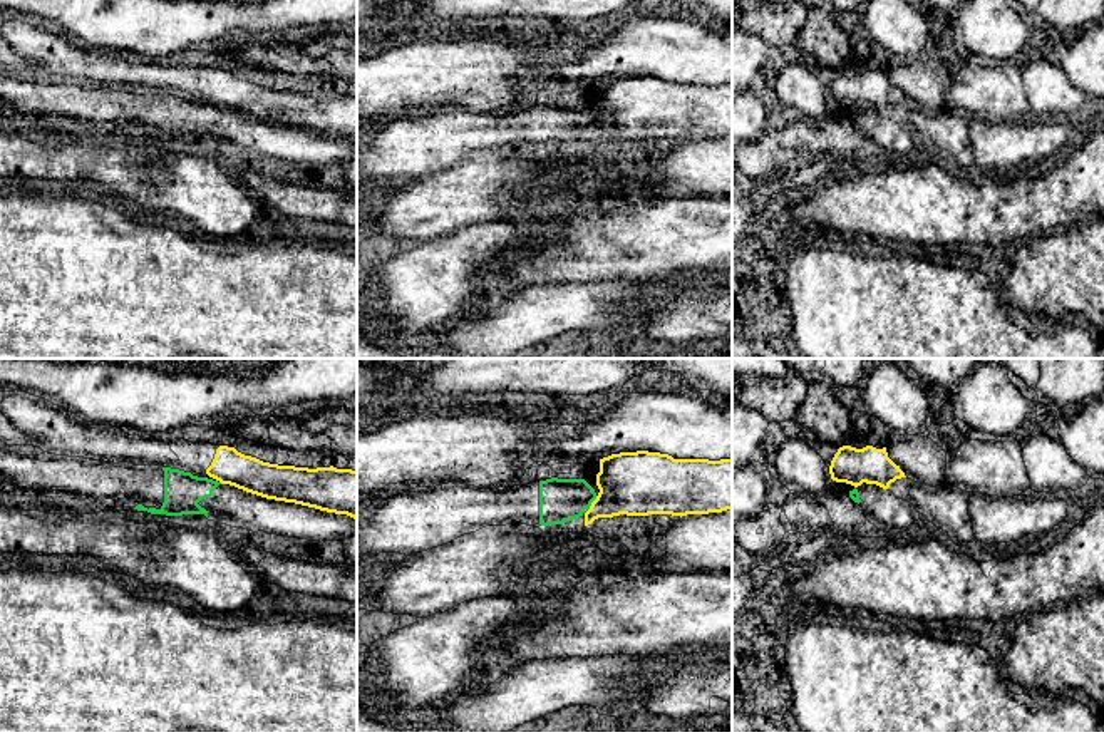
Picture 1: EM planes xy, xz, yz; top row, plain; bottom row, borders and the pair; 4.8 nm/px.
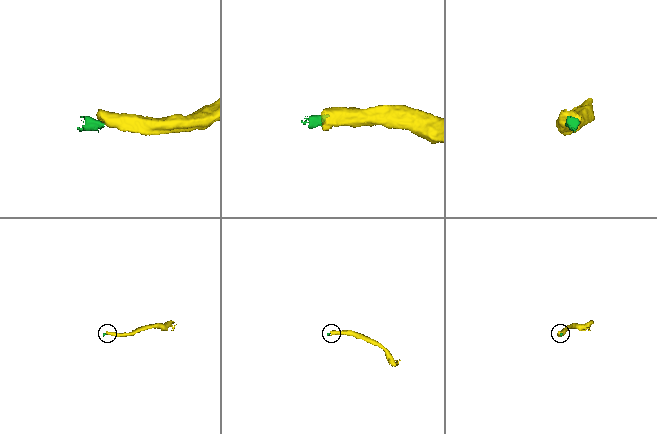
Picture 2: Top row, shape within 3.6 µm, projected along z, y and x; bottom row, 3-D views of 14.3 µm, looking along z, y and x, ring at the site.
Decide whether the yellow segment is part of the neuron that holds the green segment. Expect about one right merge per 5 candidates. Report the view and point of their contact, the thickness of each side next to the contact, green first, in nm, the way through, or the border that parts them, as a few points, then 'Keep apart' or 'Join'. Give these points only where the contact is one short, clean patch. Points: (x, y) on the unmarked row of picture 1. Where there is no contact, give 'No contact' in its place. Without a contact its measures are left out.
Touches green at xz (592, 126). Thickness 200 nm (green) against 300 nm. Boundary: xz (597, 121), (588, 134). Keep apart

